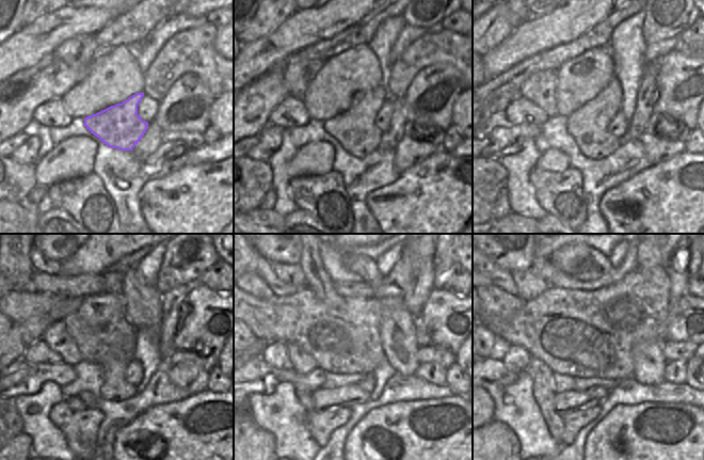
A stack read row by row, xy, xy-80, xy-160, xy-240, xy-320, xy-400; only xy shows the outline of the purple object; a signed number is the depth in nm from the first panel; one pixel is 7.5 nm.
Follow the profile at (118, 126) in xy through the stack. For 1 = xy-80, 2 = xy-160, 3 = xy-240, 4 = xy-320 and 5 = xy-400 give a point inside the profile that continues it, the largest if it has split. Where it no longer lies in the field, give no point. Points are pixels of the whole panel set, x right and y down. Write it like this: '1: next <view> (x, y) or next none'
1: next xy-80 (354, 129)
2: next xy-160 (588, 125)
3: next xy-240 (115, 389)
4: next xy-320 (346, 397)
5: next xy-400 (565, 402)

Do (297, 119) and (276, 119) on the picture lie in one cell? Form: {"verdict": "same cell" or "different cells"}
{"verdict": "same cell"}

